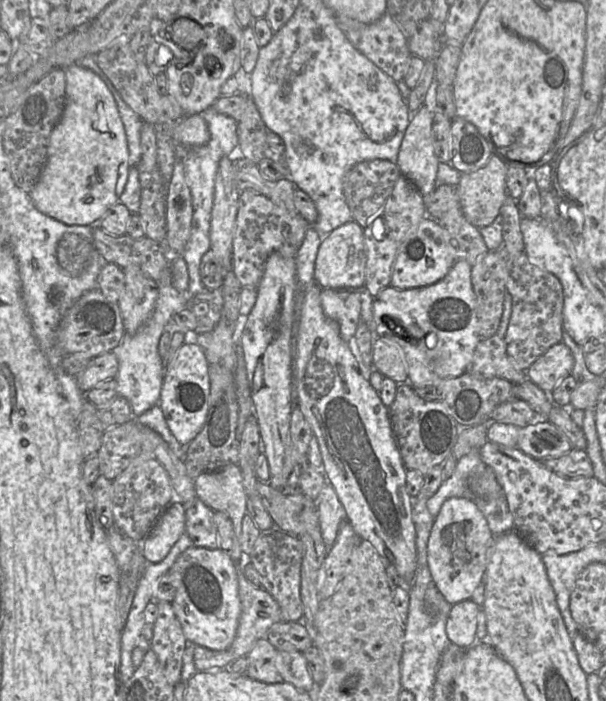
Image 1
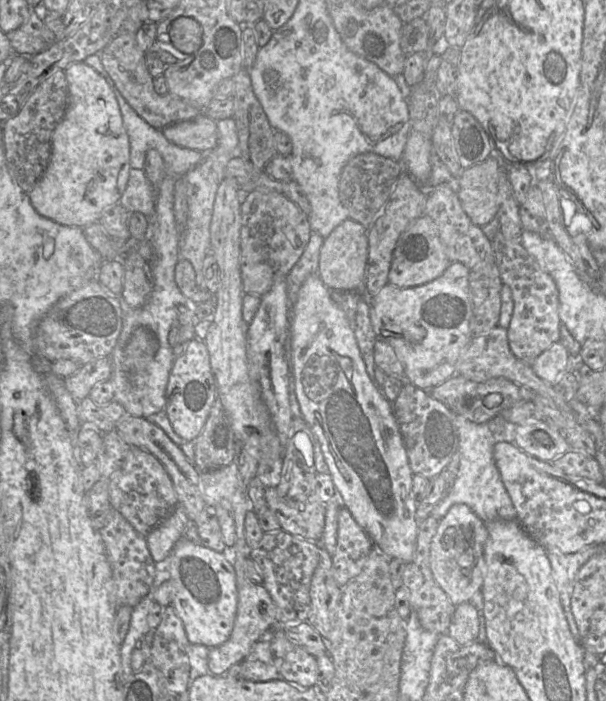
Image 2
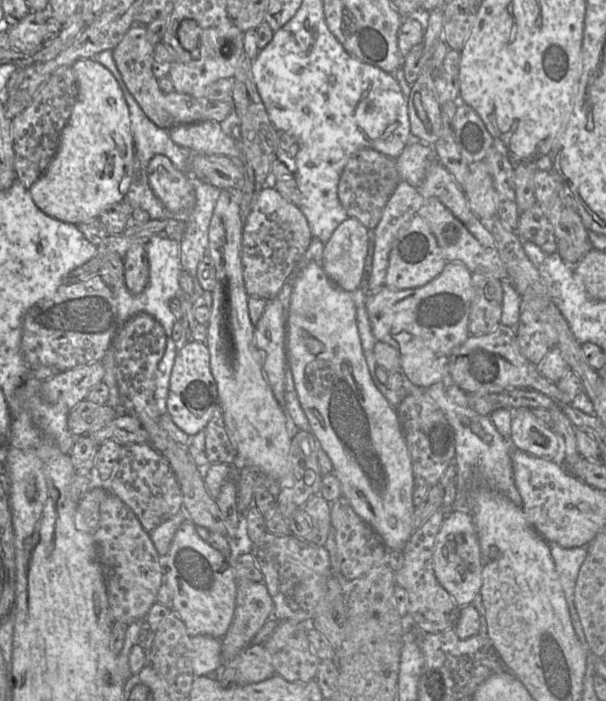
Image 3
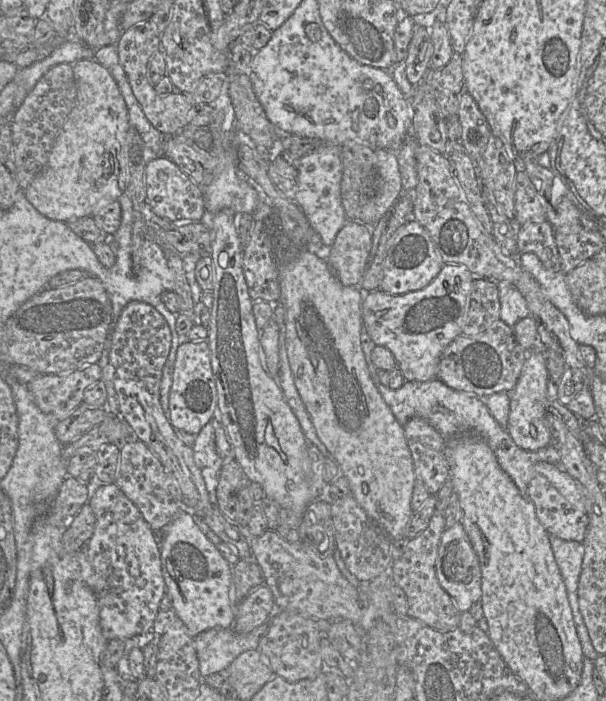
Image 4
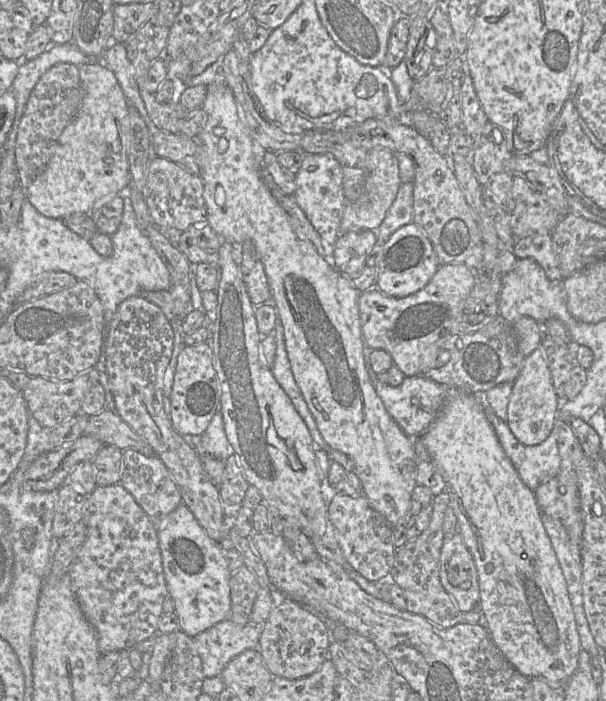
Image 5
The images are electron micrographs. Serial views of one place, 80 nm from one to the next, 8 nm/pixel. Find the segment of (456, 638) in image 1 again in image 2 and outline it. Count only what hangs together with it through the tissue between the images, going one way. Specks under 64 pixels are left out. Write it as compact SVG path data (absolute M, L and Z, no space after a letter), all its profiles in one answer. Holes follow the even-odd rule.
M471 602L456 606L447 634L461 645L469 645L478 640L479 614Z

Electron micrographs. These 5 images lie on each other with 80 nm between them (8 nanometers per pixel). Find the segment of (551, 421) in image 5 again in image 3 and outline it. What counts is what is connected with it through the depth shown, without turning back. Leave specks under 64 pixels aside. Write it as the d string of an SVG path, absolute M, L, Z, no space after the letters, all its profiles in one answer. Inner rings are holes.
M529 408L512 412L510 442L513 448L540 458L558 459L561 452L557 435L540 424Z

